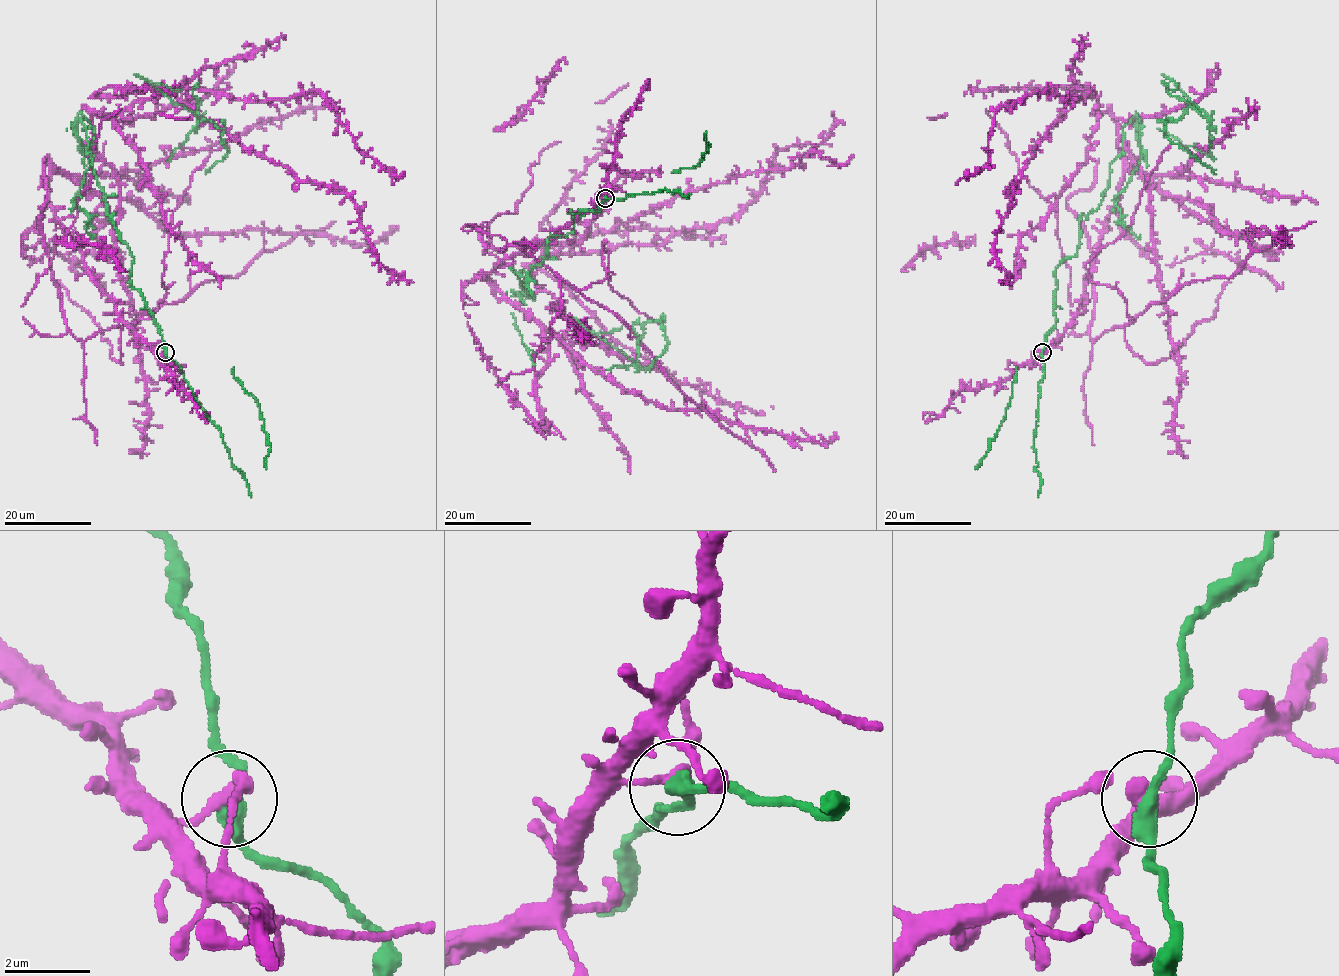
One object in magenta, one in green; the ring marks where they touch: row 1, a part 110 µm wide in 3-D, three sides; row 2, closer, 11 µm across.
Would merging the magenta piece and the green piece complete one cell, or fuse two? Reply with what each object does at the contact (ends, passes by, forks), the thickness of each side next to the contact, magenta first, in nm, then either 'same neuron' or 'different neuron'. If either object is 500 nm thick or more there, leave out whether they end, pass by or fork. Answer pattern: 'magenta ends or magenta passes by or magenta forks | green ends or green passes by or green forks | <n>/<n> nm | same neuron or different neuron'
magenta ends | green passes by | 340/360 nm | different neuron

